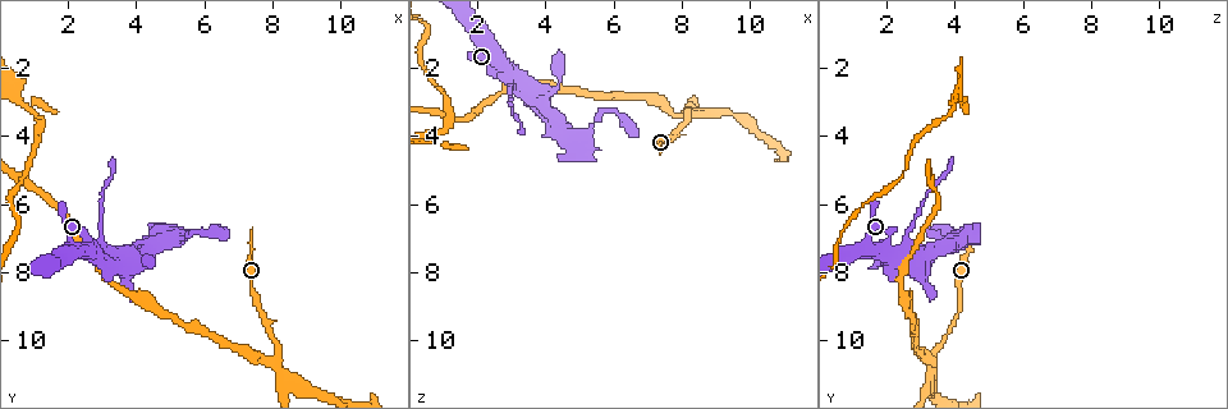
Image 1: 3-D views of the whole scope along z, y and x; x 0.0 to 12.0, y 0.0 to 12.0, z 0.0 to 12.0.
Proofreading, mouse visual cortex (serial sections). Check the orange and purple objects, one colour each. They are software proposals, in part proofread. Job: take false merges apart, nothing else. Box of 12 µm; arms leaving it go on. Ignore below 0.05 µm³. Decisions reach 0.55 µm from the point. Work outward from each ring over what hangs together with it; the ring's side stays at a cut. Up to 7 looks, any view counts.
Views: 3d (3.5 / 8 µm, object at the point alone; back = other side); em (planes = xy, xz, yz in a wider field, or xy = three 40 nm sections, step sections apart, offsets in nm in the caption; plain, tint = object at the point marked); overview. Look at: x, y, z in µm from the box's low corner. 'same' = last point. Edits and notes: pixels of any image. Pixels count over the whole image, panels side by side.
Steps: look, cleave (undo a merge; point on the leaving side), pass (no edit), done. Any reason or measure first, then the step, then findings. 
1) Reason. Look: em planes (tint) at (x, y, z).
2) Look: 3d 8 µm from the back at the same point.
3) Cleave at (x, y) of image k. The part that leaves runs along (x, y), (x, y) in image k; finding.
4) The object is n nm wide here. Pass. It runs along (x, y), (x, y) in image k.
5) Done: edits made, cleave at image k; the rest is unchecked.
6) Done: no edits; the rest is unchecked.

Two arms in line, one across. Look: 3d 3.5 µm at (3.0, 7.7, 2.2).

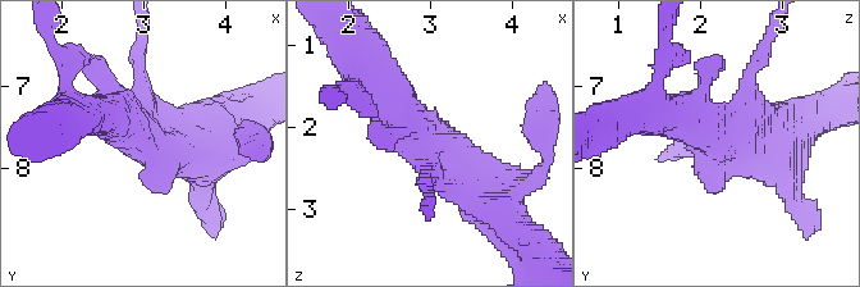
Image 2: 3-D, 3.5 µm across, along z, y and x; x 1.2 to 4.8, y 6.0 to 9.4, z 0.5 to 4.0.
Look: em xy step 1 (plain) at (3.05, 7.70, 2.25).

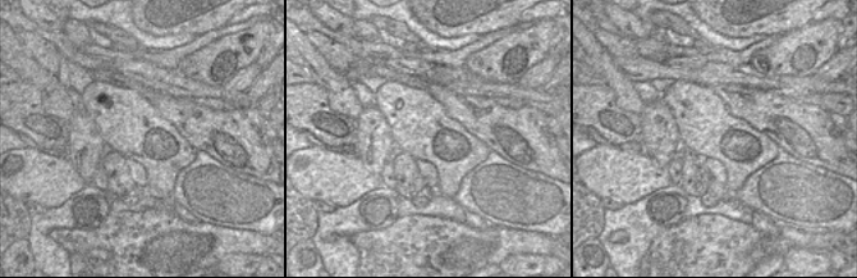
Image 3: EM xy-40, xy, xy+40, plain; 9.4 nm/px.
Look: em xy step 1 (tint) at the same point.

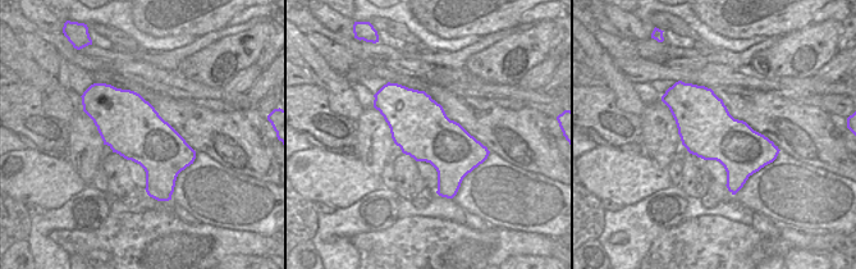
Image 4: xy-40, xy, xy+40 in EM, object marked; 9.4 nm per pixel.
The object is 550 nm wide here. Pass. It runs along (379, 92), (497, 204) in image 2; one cell here.

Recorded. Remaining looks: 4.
A fork. Look: 3d 3.5 µm at (5.3, 7.0, 3.7).

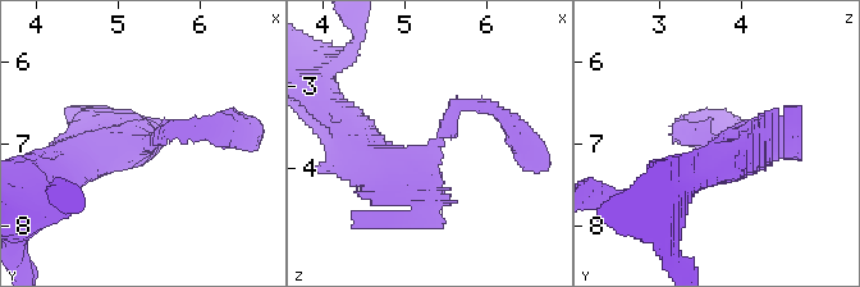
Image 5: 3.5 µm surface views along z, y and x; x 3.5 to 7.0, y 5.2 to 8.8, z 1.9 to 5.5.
Look: em xy step 2 (tint) at (5.25, 7.00, 3.85).

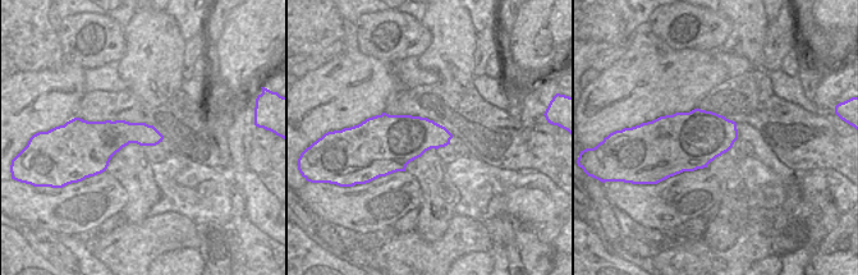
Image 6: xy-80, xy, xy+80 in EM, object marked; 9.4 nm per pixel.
Pass. One cell here.

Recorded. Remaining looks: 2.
Done: no edits; the rest is unchecked.

